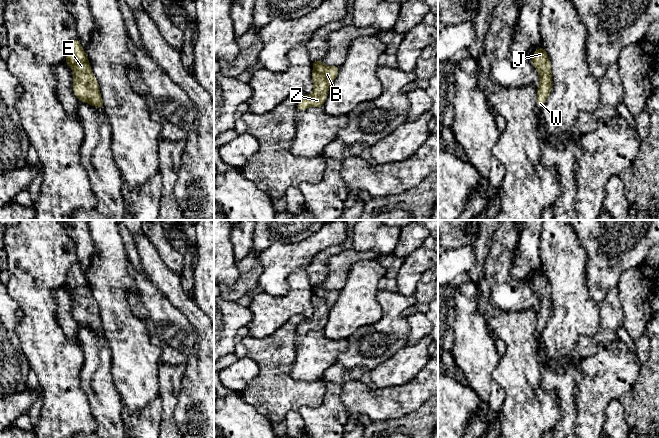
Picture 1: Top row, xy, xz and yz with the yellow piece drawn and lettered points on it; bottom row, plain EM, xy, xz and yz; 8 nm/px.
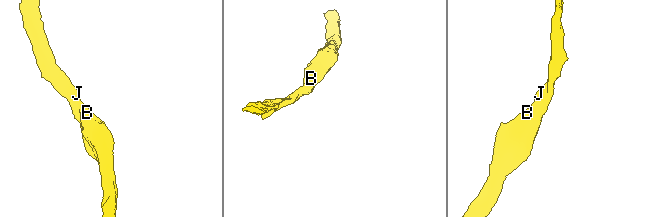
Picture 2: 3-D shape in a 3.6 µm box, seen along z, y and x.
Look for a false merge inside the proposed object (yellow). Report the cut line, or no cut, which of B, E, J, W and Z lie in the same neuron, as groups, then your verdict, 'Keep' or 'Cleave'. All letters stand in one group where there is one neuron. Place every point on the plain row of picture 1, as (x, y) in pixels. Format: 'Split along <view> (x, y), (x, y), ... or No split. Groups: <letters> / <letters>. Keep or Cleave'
No split. Groups: B E J W Z. Keep

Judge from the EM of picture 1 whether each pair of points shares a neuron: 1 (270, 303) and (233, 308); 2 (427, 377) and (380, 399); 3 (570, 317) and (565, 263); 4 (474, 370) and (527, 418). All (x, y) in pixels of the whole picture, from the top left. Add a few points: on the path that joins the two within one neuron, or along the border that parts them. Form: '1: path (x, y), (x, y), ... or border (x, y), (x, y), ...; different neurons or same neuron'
1: border (248, 307), (252, 314), (252, 320), (246, 326); different neurons
2: path (415, 389), (405, 399), (392, 399); same neuron
3: path (570, 304), (566, 276); same neuron
4: border (492, 377), (504, 393), (504, 402), (501, 409); different neurons

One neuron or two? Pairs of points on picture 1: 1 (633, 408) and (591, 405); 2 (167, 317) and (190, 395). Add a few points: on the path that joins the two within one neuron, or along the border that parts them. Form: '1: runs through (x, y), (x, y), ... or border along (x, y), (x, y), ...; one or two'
1: border along (635, 381), (634, 385), (619, 398); two
2: border along (196, 342), (196, 354), (185, 363); two

